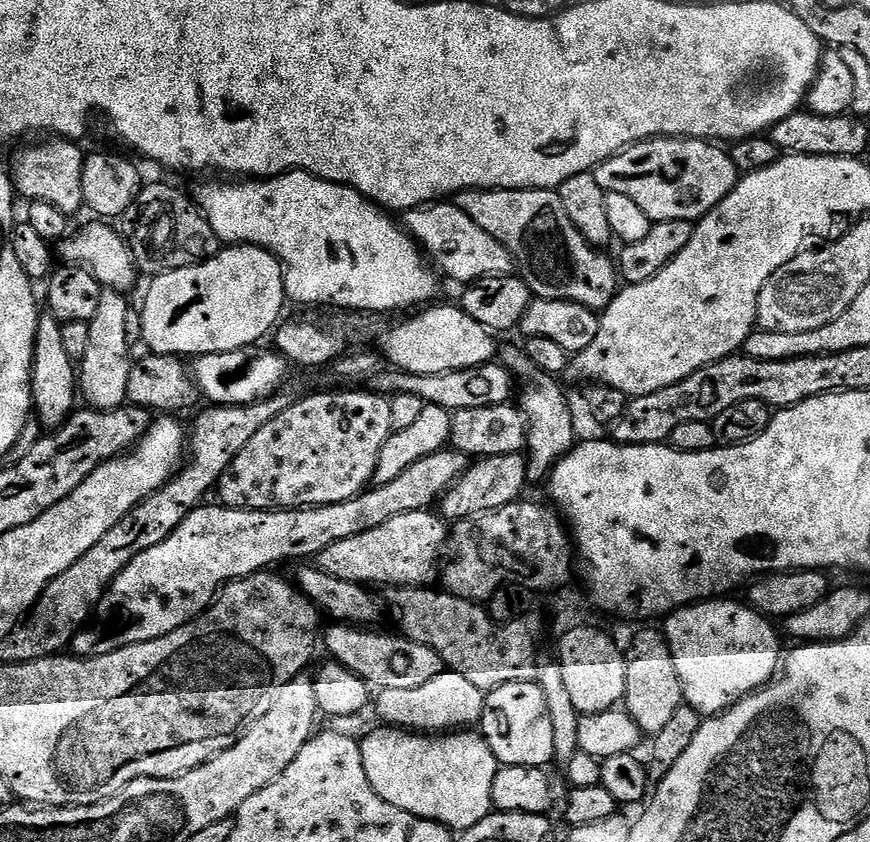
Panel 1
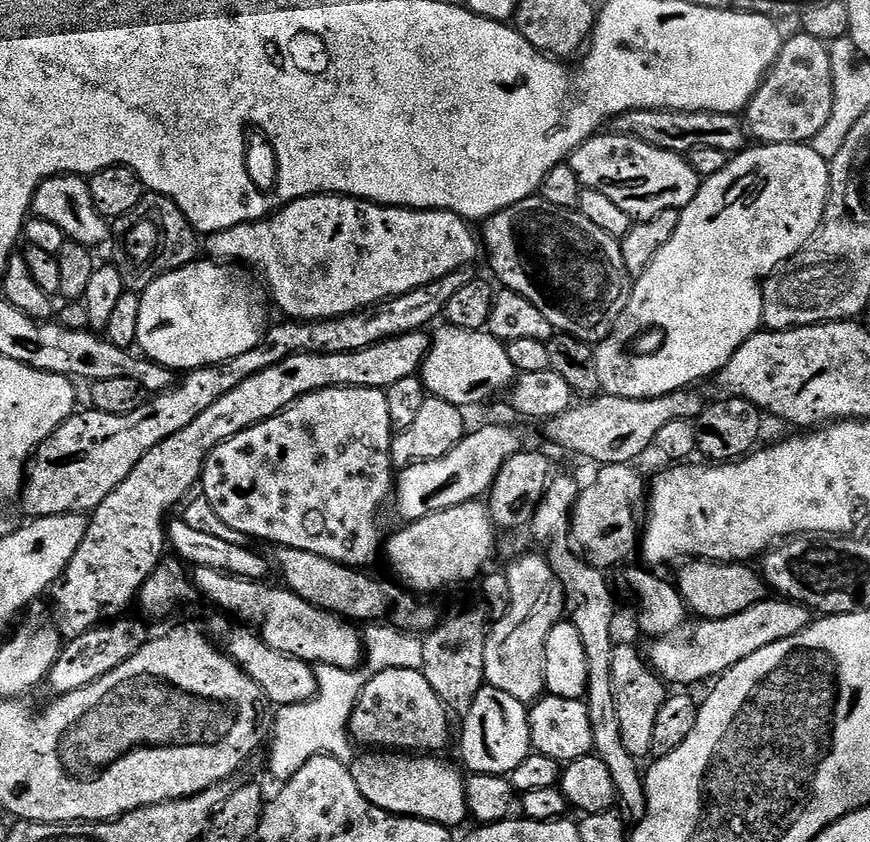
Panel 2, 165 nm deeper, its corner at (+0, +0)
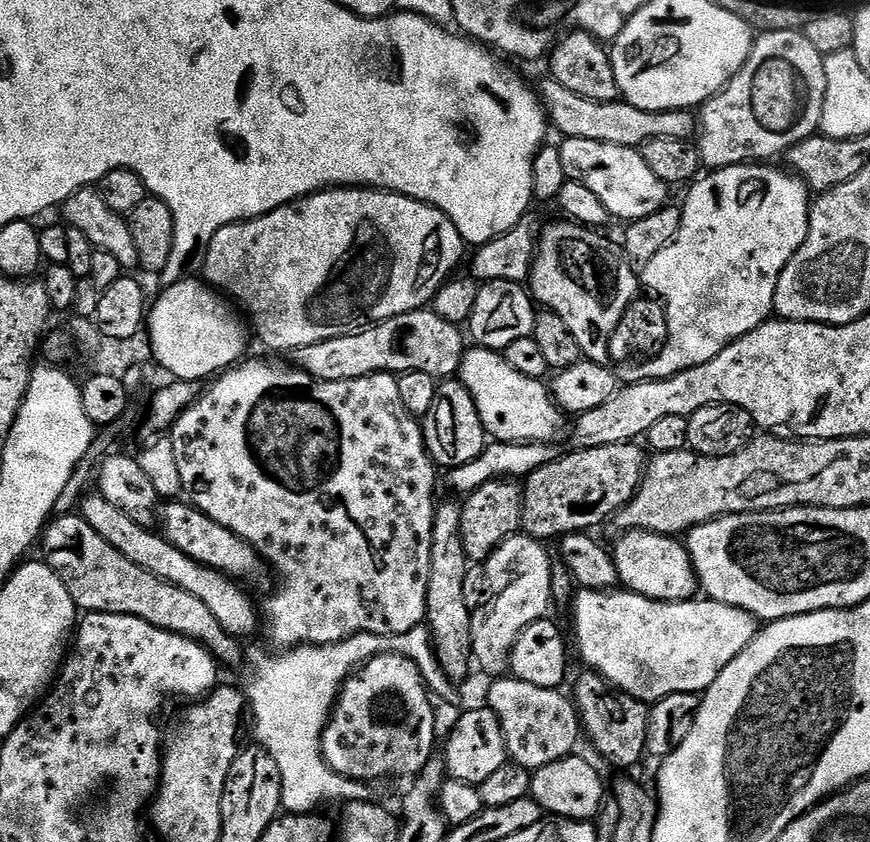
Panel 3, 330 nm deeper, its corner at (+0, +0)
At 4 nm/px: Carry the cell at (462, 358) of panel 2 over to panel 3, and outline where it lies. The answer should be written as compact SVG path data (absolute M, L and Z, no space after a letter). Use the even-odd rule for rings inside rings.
M469 347L460 363L458 379L466 386L466 390L470 390L474 406L478 406L484 431L493 441L511 444L552 442L564 428L565 413L552 399L549 385L544 380L518 374L518 370L513 370L501 353L491 348Z

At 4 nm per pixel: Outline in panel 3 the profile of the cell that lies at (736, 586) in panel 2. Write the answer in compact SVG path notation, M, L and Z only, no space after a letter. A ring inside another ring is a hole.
M626 532L619 537L621 540L614 548L616 574L619 583L629 592L637 592L651 600L690 600L697 595L698 581L696 570L687 547L675 536L663 536L653 532Z

